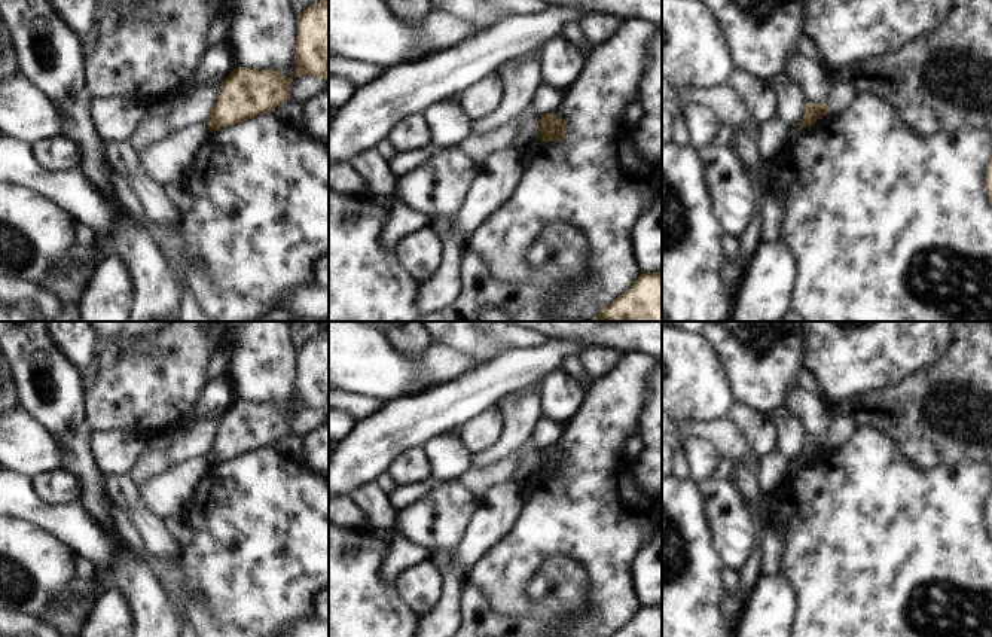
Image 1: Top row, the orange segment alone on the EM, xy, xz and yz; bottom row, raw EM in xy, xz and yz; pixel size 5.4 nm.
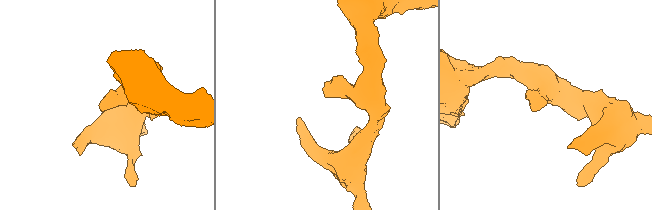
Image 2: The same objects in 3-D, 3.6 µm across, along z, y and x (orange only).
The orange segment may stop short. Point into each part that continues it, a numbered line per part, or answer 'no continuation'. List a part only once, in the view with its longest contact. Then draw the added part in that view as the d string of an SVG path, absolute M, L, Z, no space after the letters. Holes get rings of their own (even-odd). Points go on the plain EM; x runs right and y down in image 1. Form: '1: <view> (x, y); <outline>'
no continuation

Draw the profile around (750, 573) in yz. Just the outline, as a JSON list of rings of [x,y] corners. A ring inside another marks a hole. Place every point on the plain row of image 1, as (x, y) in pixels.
[[[757,548],[754,555],[739,572],[741,586],[735,592],[724,591],[720,598],[718,610],[723,622],[732,628],[736,628],[739,616],[744,612],[748,594],[753,591],[757,580],[761,577],[761,551]]]

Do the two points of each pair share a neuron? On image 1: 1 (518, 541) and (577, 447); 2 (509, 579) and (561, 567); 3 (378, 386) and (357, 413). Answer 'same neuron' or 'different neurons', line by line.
1: same neuron
2: different neurons
3: different neurons

